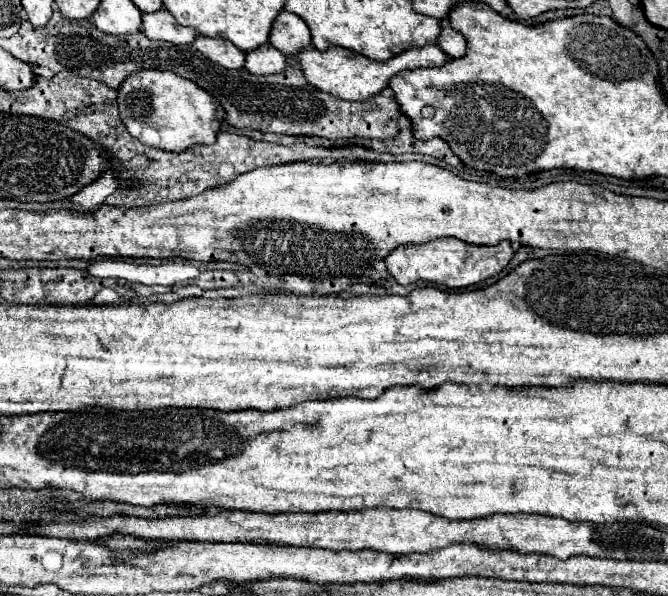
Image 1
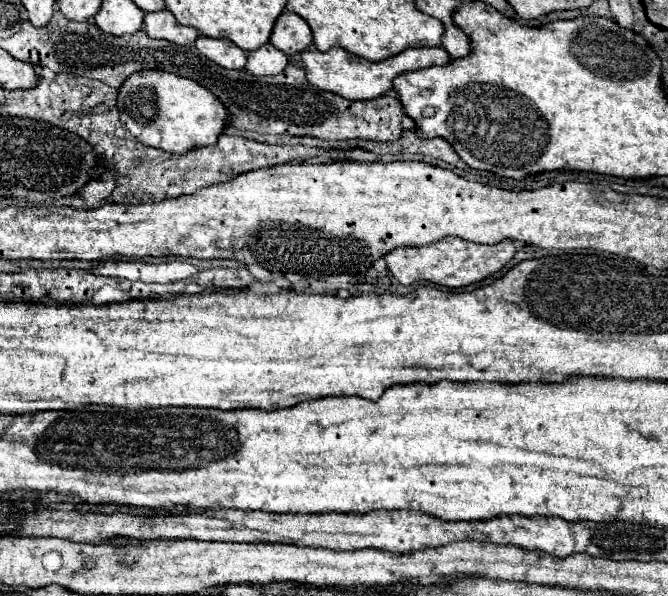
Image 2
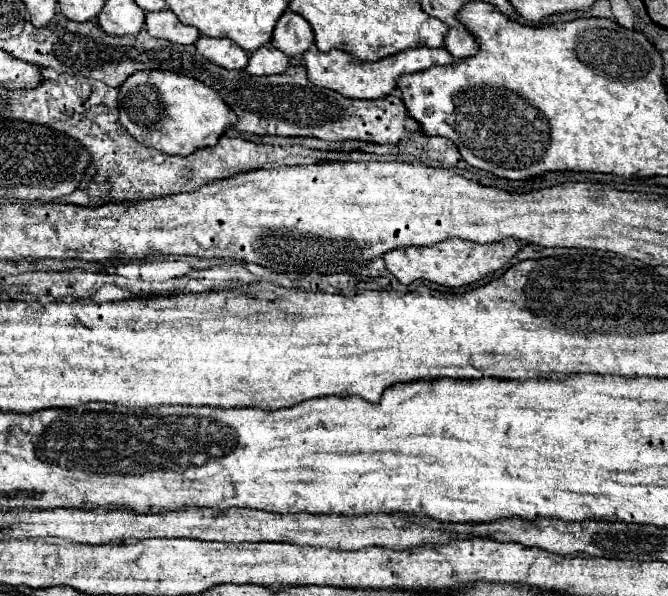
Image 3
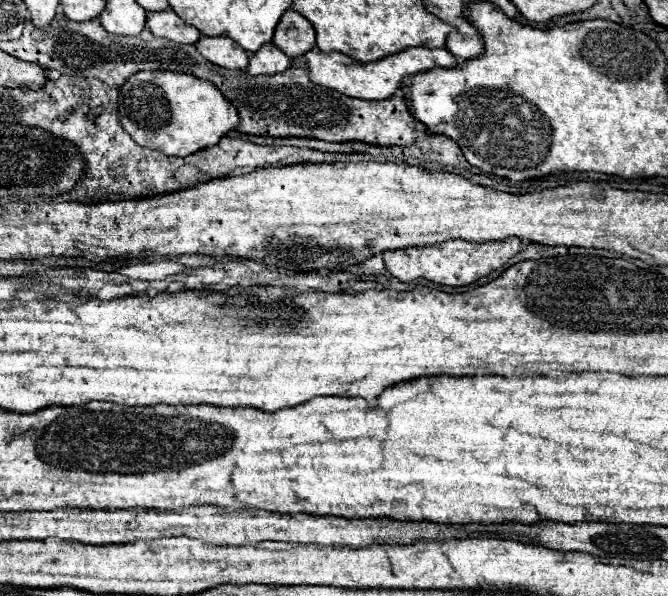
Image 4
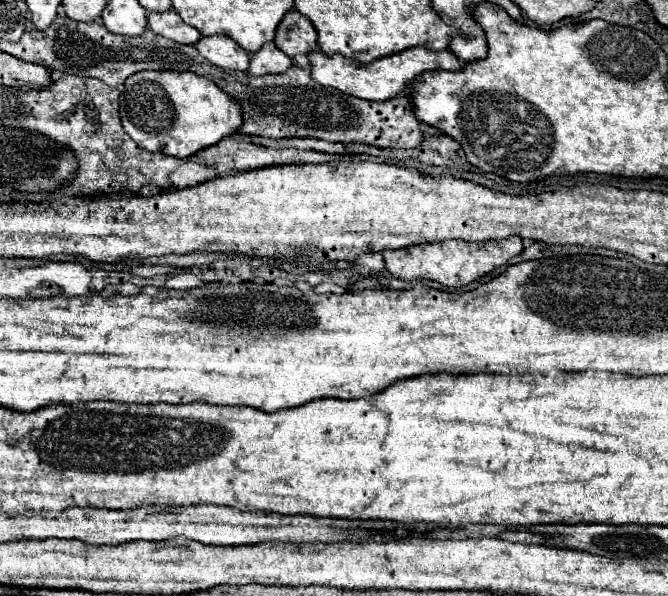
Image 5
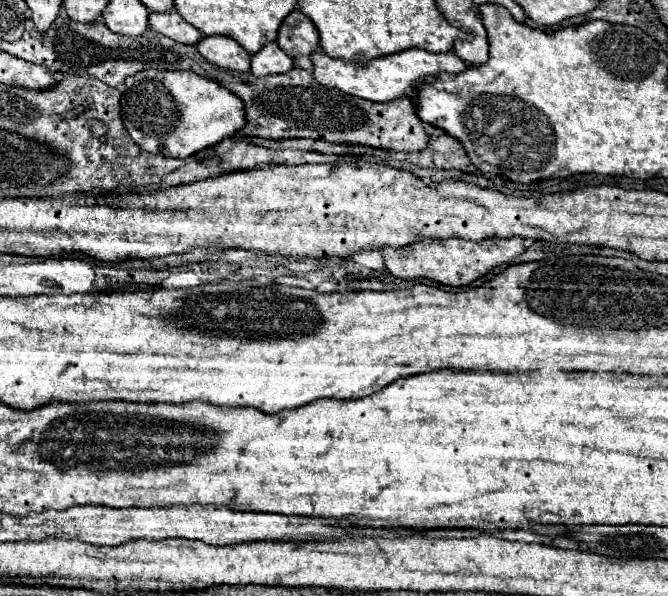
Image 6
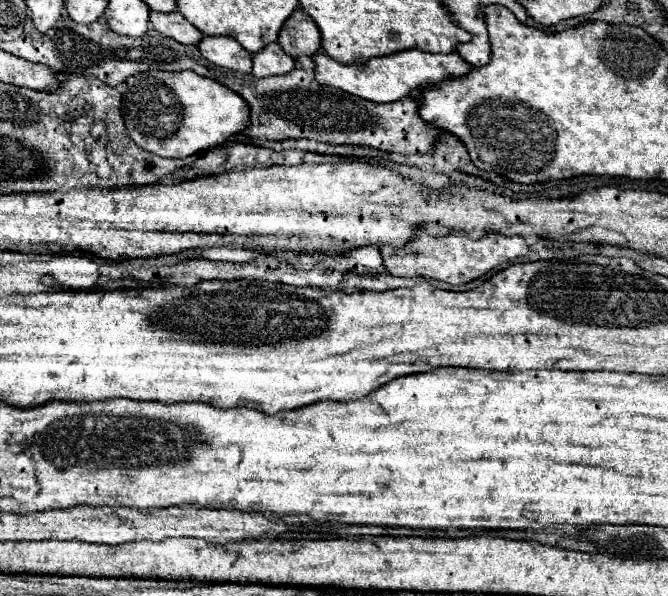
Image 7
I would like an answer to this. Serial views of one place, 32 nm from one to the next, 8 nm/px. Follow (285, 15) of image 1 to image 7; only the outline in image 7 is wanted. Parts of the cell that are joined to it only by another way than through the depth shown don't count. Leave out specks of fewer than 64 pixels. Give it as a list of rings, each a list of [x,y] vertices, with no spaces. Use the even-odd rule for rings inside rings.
[[[298,8],[284,22],[278,34],[278,44],[292,58],[298,58],[302,54],[312,56],[320,48],[320,30],[316,28],[314,20]]]

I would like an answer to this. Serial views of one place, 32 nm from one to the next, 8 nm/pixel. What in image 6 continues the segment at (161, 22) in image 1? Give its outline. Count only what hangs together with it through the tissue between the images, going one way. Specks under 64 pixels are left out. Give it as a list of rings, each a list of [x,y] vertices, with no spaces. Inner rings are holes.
[[[176,10],[162,12],[162,14],[150,12],[150,16],[148,16],[148,26],[150,26],[154,32],[164,34],[164,36],[180,42],[180,44],[196,44],[196,42],[202,38],[202,34],[200,34],[194,26],[186,24],[186,20],[184,20]]]

